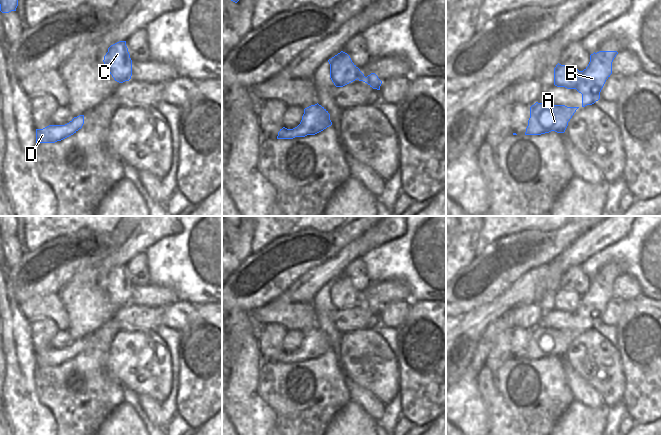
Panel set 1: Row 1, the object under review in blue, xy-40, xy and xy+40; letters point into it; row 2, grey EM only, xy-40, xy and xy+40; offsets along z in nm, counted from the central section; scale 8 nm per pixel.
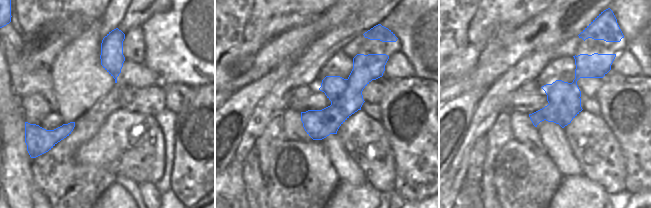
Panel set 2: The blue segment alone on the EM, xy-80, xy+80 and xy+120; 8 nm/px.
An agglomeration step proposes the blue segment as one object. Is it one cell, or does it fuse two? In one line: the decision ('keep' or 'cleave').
cleave

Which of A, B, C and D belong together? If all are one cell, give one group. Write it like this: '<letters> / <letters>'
A B D / C

